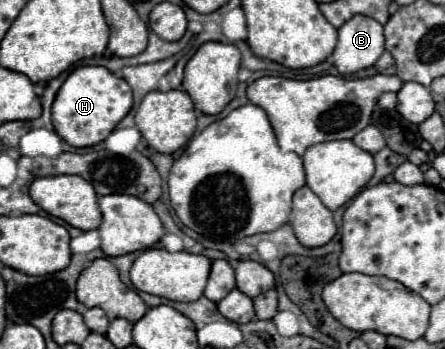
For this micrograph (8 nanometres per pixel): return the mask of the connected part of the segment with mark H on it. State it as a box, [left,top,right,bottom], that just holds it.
[52,66,132,148]

